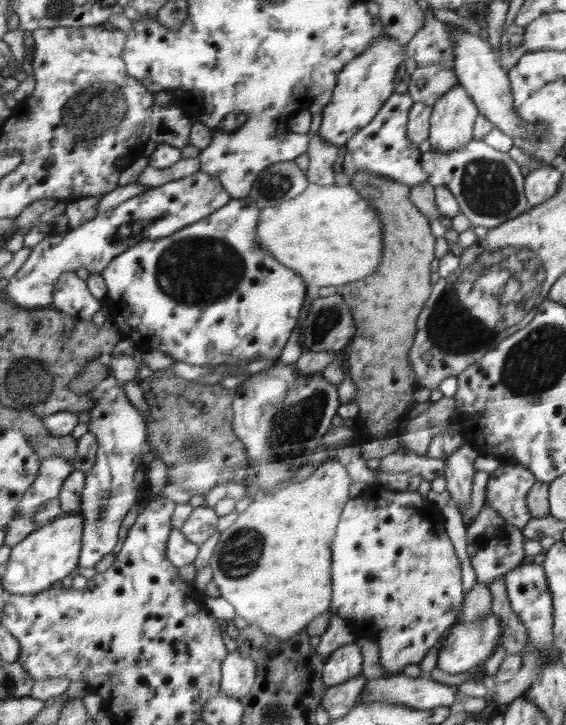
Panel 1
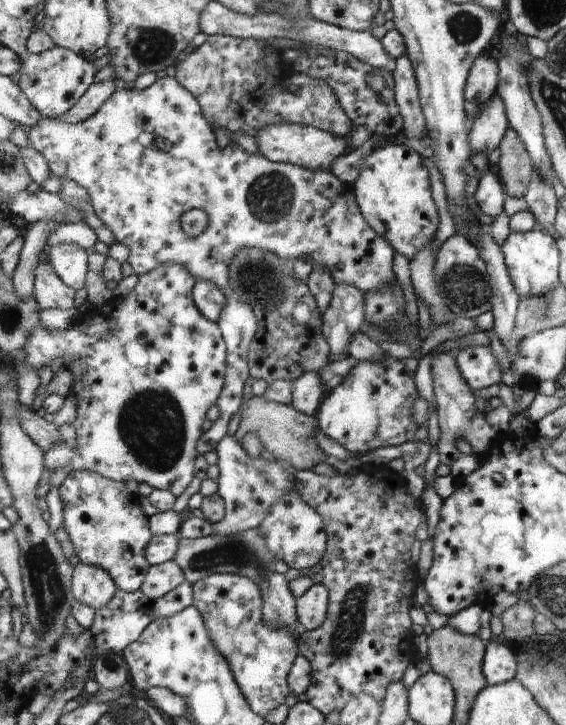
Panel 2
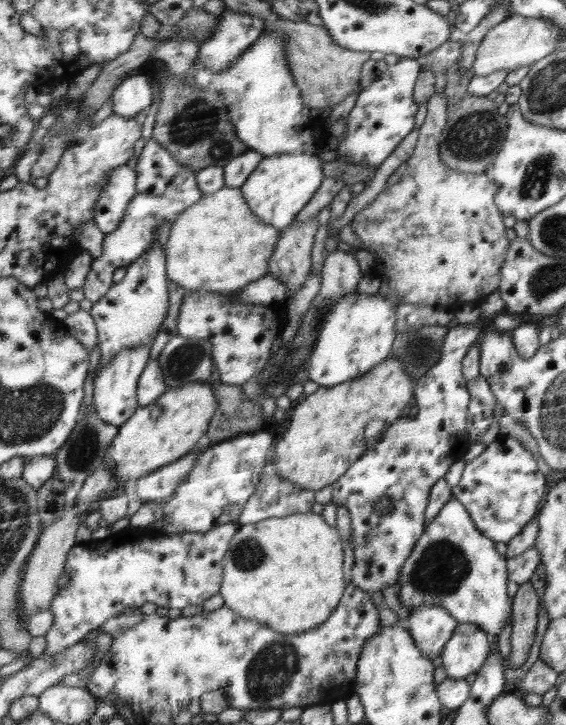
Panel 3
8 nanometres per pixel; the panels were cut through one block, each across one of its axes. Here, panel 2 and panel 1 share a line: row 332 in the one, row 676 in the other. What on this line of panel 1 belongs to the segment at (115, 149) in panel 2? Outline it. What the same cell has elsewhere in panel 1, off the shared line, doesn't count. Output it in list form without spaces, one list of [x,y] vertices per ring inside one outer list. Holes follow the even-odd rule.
[[[234,651],[228,653],[223,660],[222,686],[219,691],[228,696],[242,700],[244,695],[254,686],[256,678],[256,662],[244,657],[241,653]]]

